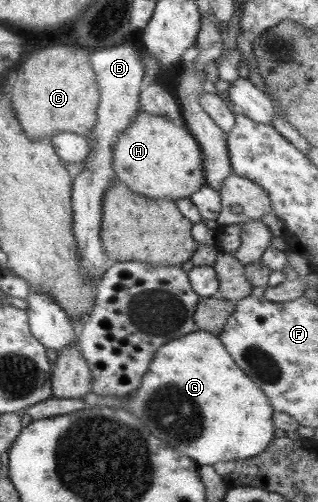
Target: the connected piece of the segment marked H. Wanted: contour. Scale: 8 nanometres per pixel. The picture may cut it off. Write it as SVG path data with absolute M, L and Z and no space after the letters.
M138 108L136 114L132 114L132 122L128 122L128 126L116 134L116 142L112 142L110 167L118 180L134 194L166 198L174 203L178 198L189 197L205 184L203 157L196 139L185 127Z

